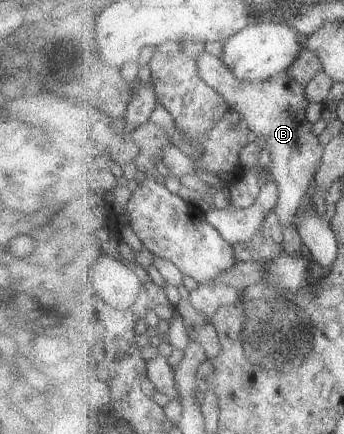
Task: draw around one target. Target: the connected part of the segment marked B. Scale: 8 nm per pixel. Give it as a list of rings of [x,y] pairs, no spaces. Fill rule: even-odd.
[[[208,51],[202,54],[202,57],[198,57],[198,68],[201,72],[201,79],[205,80],[210,87],[216,89],[226,99],[226,103],[242,117],[242,121],[248,124],[250,131],[259,137],[267,151],[270,152],[268,169],[274,183],[276,183],[276,187],[278,187],[278,203],[276,203],[274,213],[278,215],[278,221],[282,225],[282,235],[284,235],[284,241],[282,241],[283,252],[288,253],[288,255],[300,255],[300,249],[302,249],[304,243],[297,229],[297,216],[306,195],[314,185],[316,171],[318,171],[326,151],[326,145],[320,143],[319,135],[312,131],[313,124],[305,117],[305,109],[308,107],[309,102],[308,97],[306,97],[306,87],[302,83],[298,83],[298,79],[290,79],[290,75],[284,71],[265,82],[250,82],[238,79],[219,57],[208,53]]]

